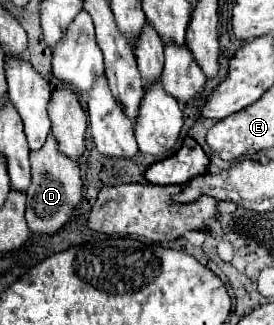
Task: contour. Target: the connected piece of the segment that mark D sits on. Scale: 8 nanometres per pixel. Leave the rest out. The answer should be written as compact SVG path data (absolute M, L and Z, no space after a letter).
M49 135L45 145L39 151L31 153L31 175L33 183L27 189L27 223L29 229L37 235L55 235L71 217L75 205L81 201L83 195L83 181L79 173L79 165L71 163L65 155L59 155L55 147L55 137Z

